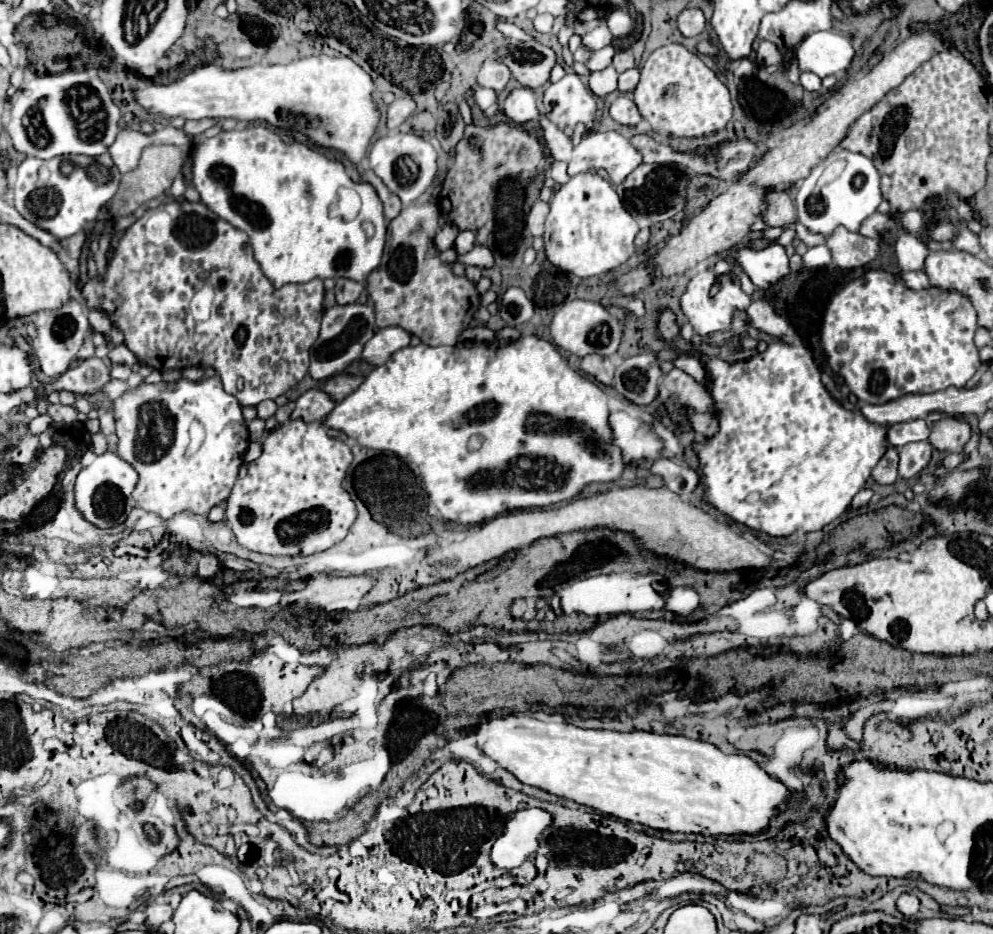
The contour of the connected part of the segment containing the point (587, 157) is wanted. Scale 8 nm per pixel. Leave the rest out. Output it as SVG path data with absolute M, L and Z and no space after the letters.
M594 133L582 139L568 161L568 175L574 177L578 173L590 169L604 169L610 179L618 185L642 163L642 155L630 145L630 141L616 133Z

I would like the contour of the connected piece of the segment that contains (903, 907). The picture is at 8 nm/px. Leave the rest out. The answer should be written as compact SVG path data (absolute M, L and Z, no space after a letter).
M902 893L902 895L898 897L896 907L898 907L898 911L900 911L904 917L912 917L912 915L918 913L920 901L918 901L918 897L912 895L912 893Z

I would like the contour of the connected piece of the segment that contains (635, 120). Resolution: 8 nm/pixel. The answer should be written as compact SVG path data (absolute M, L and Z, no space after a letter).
M620 95L612 105L610 105L610 115L616 123L622 125L638 125L642 121L640 111L636 107L636 103L632 101L630 95Z

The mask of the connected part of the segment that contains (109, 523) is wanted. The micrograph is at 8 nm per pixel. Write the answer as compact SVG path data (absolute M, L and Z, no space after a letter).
M108 451L94 459L92 465L84 467L74 485L74 507L82 513L82 517L92 523L98 529L110 529L116 525L122 525L132 511L132 491L138 483L138 473L128 465L124 459L120 459L116 453Z

